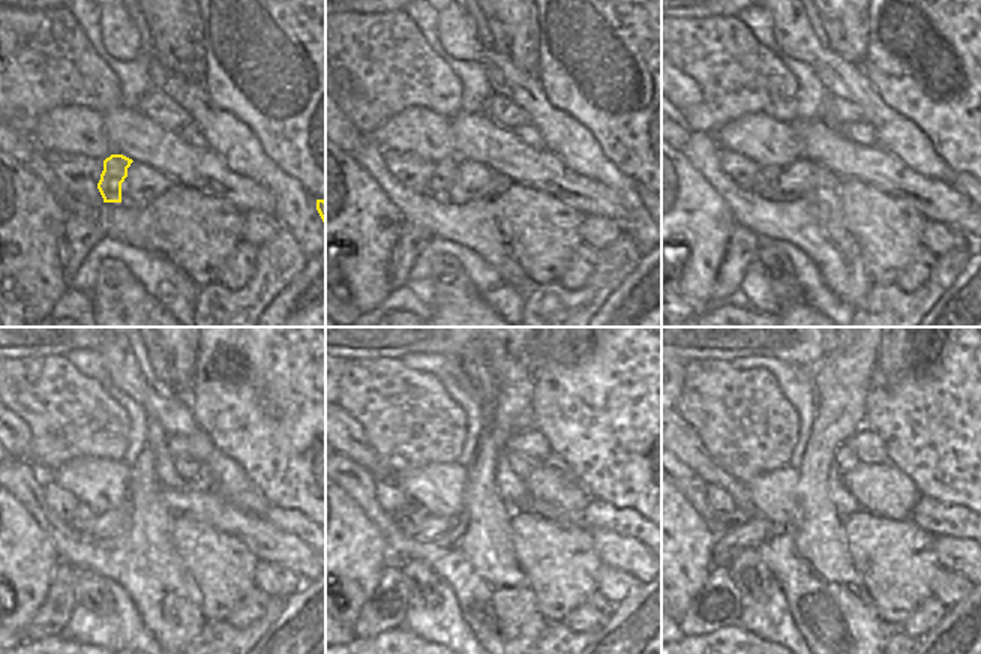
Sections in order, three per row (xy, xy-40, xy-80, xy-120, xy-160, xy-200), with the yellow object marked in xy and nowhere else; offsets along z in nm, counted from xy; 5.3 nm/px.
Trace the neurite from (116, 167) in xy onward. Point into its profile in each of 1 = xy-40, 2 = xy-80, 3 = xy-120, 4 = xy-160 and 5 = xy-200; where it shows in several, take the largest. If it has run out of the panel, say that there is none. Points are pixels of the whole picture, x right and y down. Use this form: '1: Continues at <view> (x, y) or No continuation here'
1: Continues at xy-40 (444, 174)
2: Continues at xy-80 (765, 185)
3: Continues at xy-120 (83, 519)
4: Continues at xy-160 (411, 515)
5: Continues at xy-200 (722, 524).

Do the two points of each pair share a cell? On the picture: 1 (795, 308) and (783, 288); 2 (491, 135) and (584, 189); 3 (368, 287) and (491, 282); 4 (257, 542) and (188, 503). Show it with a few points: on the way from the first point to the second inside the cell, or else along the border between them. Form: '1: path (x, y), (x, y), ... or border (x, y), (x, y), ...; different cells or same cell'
1: path (794, 303), (788, 293); same cell
2: path (513, 155), (524, 165), (539, 168), (561, 182); same cell
3: border (392, 290), (371, 311); different cells
4: path (240, 525), (204, 504); same cell

